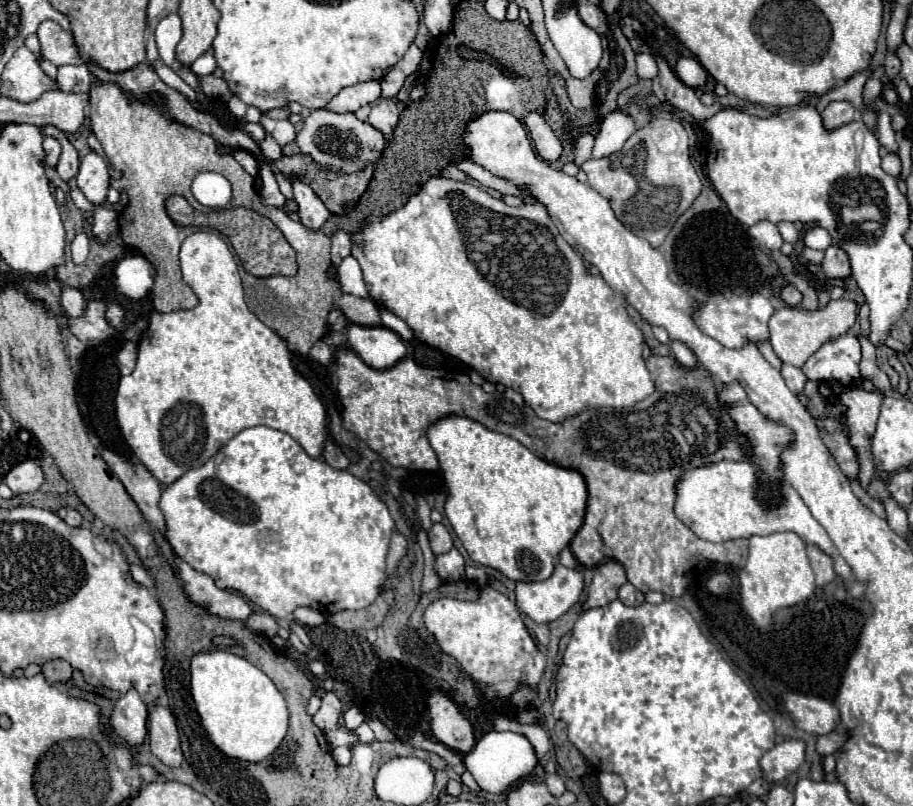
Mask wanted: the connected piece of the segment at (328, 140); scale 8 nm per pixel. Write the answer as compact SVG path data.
M317 109L305 119L305 127L297 133L297 145L301 153L309 153L325 169L335 169L343 173L355 173L367 163L375 163L387 145L383 135L369 123L359 121L353 113L333 113L327 109Z

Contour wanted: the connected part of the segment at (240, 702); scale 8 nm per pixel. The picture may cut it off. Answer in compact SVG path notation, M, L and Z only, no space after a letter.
M223 649L195 653L191 659L191 695L211 741L227 757L263 761L287 733L287 705L275 683L247 659Z

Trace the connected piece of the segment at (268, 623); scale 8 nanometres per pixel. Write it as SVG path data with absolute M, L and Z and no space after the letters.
M253 613L245 625L255 631L255 633L261 633L261 635L267 635L267 637L275 637L277 631L279 631L279 623L275 617L271 617L269 613Z

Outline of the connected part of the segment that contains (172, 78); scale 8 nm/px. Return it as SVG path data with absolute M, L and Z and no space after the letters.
M161 60L152 63L152 68L157 71L161 80L169 87L177 90L191 101L197 101L195 91L186 84L170 67L167 67Z

